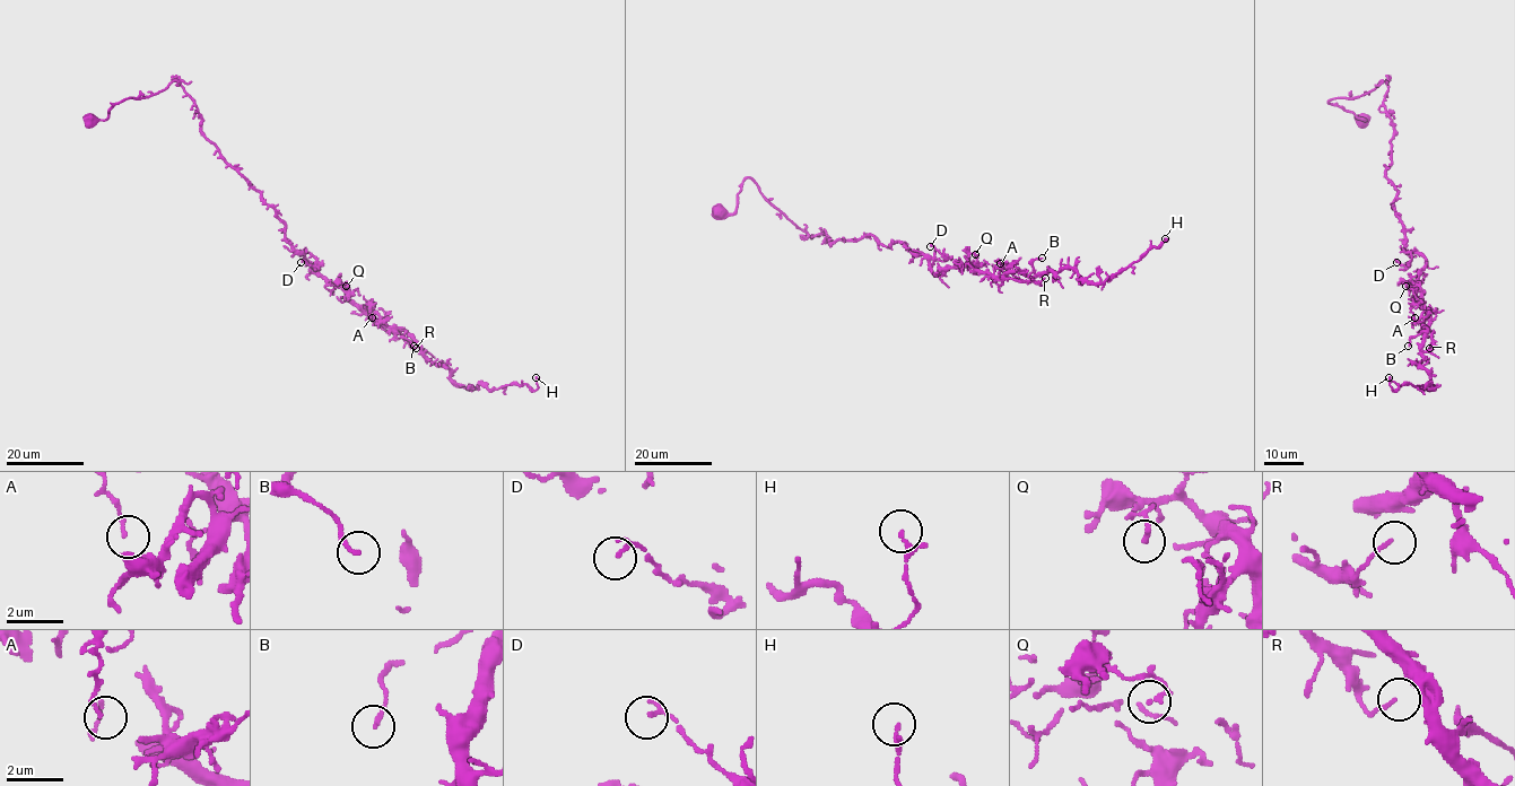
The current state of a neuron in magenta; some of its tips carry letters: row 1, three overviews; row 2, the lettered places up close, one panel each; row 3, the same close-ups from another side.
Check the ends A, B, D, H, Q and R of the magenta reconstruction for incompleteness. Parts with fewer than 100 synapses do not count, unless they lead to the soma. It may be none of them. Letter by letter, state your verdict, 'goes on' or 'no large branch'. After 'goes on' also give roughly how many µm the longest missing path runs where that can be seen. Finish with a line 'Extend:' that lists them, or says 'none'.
A: no large branch
B: no large branch
D: no large branch
H: no large branch
Q: no large branch
R: no large branch
Extend: none

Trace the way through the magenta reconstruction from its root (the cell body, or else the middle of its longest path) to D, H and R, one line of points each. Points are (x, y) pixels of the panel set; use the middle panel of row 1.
D: (717, 212), (736, 211), (750, 177), (810, 237), (872, 235), (945, 261), (930, 246)
H: (717, 212), (736, 211), (750, 177), (810, 237), (902, 242), (936, 274), (1073, 268), (1103, 282), (1165, 238)
R: (717, 212), (736, 211), (750, 177), (810, 237), (902, 242), (936, 274), (972, 267), (1018, 281), (1045, 278)

